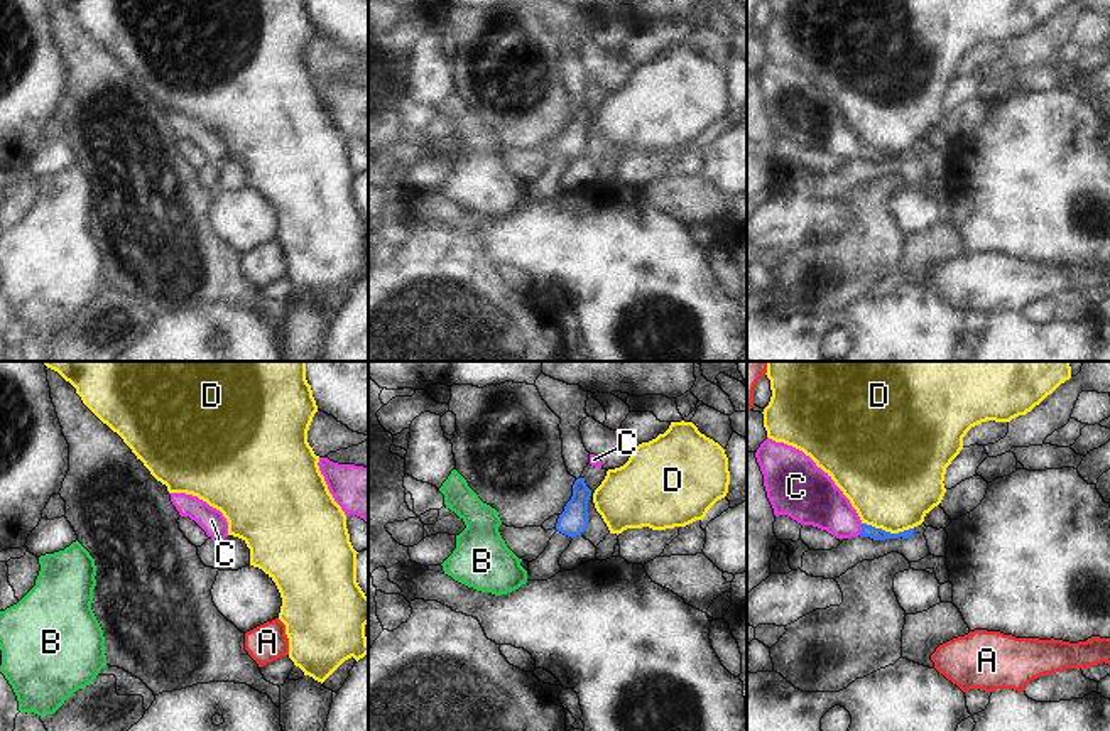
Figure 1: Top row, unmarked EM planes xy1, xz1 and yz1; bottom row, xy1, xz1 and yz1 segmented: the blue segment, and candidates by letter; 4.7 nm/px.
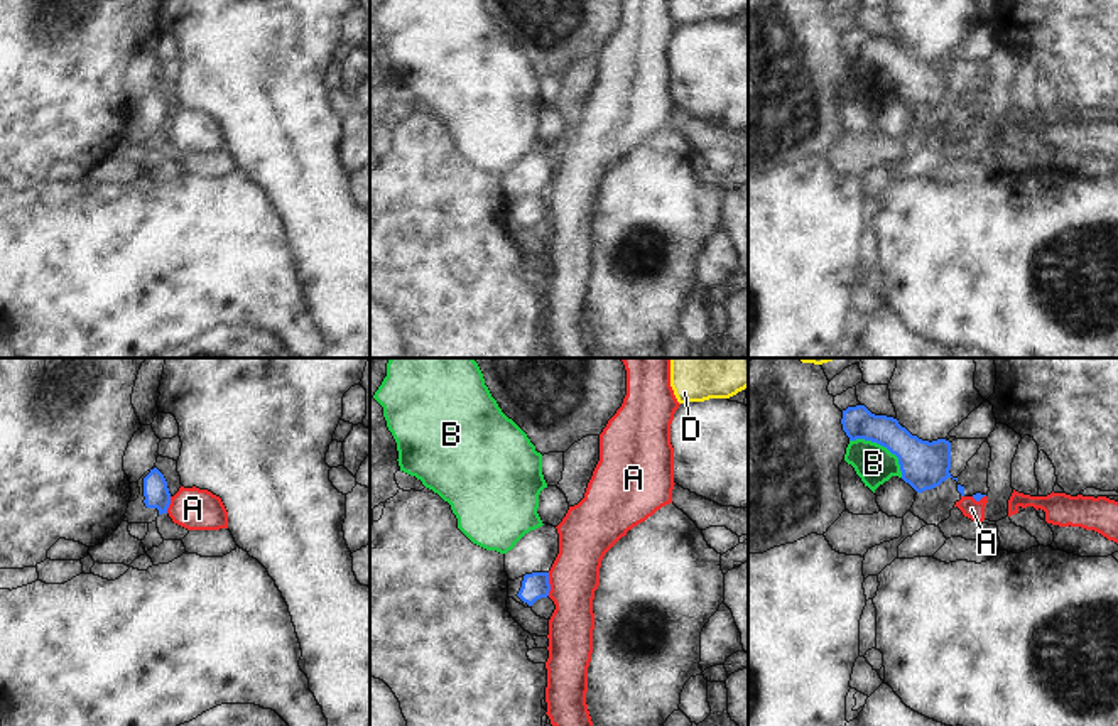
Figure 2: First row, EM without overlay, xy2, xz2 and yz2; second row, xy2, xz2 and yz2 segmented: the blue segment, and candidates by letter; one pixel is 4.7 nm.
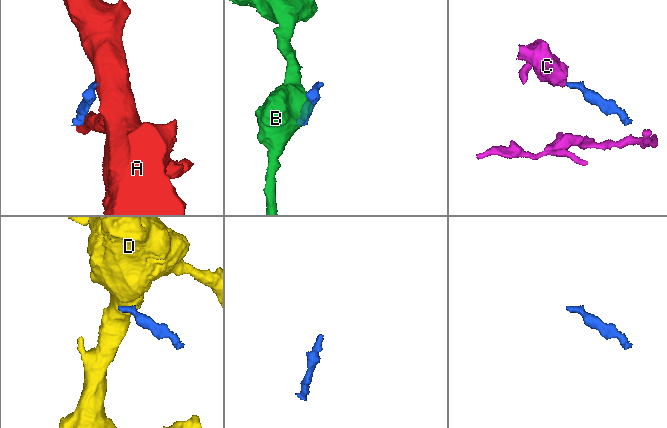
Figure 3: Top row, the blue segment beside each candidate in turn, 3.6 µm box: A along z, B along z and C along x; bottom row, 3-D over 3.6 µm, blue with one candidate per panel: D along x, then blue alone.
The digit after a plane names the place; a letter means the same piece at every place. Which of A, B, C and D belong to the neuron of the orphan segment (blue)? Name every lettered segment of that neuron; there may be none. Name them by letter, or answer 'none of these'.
C

